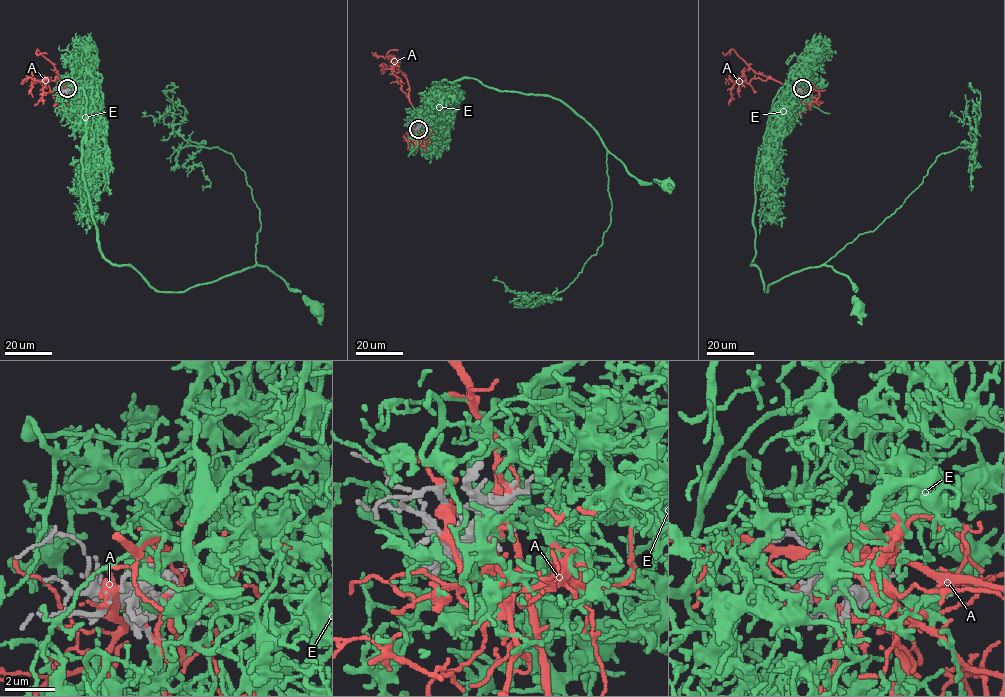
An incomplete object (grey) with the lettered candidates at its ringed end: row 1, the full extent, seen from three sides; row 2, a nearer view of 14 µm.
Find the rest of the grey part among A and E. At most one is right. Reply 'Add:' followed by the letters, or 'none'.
Add: E

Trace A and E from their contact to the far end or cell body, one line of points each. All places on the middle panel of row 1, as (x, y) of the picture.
A: (418, 129), (421, 129), (417, 114), (392, 73), (396, 60), (386, 56)
E: (418, 129), (435, 112), (434, 82), (475, 78), (564, 102), (640, 183), (667, 185)

